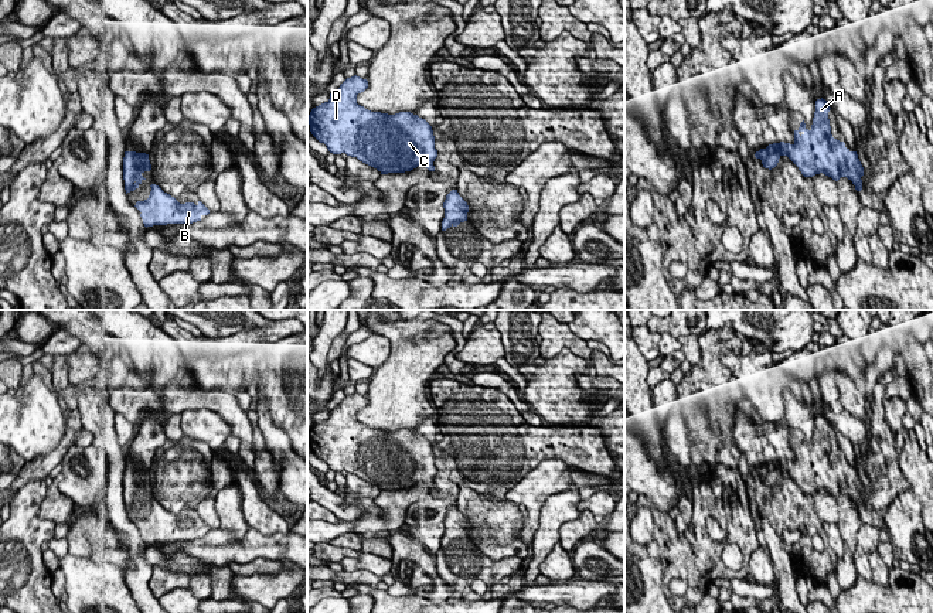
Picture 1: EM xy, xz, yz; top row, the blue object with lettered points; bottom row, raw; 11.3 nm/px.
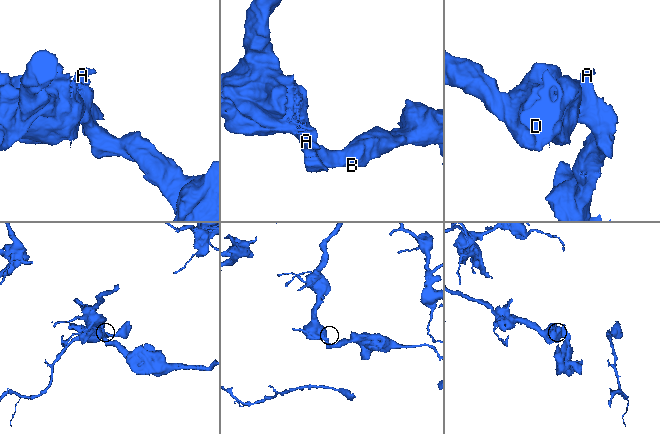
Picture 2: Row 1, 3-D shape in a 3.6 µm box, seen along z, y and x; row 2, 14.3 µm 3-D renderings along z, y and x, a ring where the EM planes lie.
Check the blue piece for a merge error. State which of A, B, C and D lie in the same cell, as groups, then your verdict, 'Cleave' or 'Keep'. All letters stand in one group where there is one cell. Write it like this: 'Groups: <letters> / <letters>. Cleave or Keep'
Groups: A B C D. Keep

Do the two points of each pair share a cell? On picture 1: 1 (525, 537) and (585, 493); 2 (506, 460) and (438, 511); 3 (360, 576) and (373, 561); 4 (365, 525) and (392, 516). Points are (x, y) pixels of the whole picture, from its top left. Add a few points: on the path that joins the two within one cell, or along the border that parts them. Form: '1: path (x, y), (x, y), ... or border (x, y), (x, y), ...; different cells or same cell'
1: border (596, 486), (582, 486), (579, 489); different cells
2: border (429, 494), (439, 499); different cells
3: border (343, 569), (371, 571), (381, 576); different cells
4: path (373, 523), (385, 523); same cell

